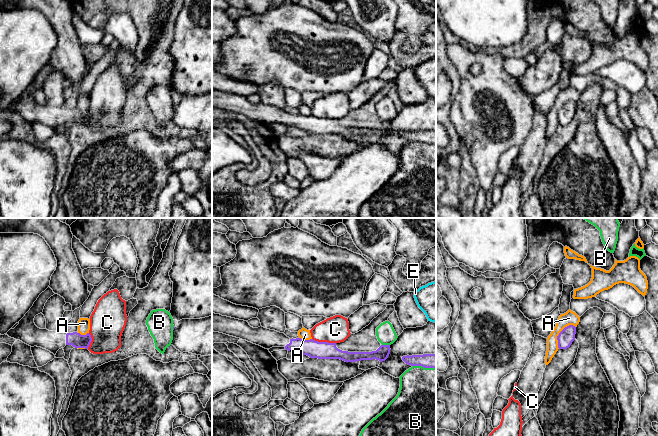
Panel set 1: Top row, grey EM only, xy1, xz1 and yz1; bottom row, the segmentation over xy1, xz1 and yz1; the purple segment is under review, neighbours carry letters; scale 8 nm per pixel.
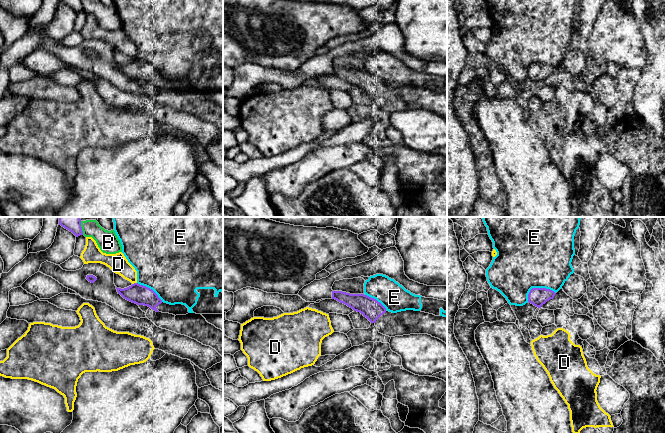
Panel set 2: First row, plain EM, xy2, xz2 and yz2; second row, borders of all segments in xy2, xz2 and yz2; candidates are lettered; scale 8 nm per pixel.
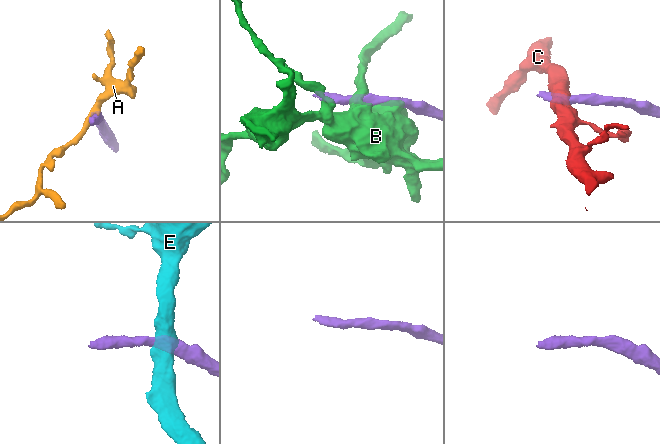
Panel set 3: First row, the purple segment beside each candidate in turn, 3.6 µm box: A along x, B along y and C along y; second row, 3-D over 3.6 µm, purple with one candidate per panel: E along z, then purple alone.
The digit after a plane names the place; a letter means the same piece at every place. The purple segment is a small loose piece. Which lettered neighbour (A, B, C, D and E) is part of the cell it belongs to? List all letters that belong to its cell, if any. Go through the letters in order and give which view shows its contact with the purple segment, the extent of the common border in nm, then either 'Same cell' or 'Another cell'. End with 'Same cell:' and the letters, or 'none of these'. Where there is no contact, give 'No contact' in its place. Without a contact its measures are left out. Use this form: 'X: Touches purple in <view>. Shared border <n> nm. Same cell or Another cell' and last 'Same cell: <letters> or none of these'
A: Touches purple in yz1. Shared border 240 nm. Another cell
B: Touches purple in xz1. Shared border 60 nm. Another cell
C: Touches purple in xz1. Shared border 200 nm. Another cell
D: Touches purple in xy2. Shared border 40 nm. Another cell
E: Touches purple in yz2. Shared border 240 nm. Another cell
Same cell: none of these

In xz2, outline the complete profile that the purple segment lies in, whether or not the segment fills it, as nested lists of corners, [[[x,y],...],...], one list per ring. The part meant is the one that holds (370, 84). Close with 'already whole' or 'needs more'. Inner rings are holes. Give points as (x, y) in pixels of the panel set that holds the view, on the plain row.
[[[332,67],[332,75],[360,88],[383,111],[428,110],[447,120],[447,93],[414,86],[392,89],[376,75],[364,70]]]; needs more

